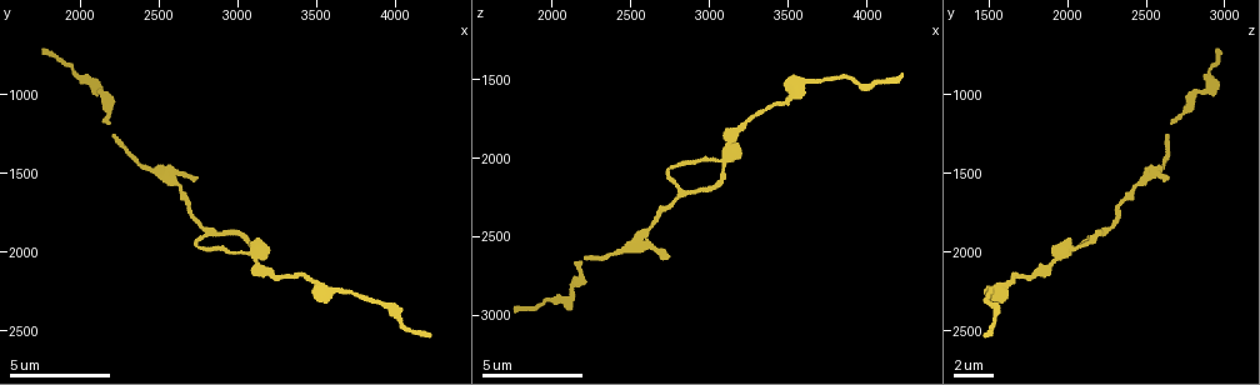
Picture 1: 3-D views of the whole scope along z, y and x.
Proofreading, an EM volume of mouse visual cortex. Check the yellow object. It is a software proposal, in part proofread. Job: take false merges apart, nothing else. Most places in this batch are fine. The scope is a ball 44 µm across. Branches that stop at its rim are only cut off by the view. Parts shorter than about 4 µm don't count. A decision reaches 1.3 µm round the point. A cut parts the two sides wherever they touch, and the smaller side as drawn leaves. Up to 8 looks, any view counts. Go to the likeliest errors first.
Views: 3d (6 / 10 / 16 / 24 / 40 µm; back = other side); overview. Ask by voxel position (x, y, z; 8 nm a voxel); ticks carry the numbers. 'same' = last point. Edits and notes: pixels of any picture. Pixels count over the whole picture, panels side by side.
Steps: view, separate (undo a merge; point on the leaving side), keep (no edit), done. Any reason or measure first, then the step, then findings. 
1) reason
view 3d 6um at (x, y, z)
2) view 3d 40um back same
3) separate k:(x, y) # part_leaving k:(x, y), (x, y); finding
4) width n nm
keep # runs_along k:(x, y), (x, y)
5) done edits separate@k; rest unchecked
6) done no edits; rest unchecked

three-way junction
view 3d 10um at (2800, 1860, 2240)

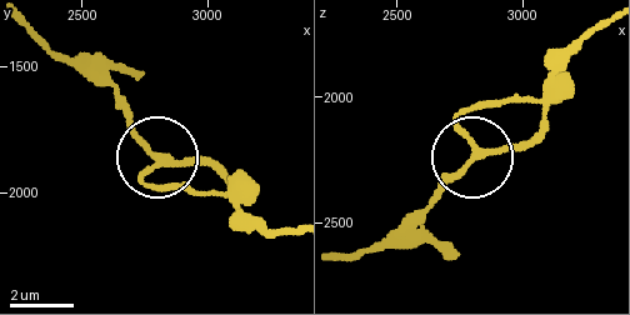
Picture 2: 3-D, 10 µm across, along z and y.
keep # runs_along 2:(491, 151), (469, 160), (431, 198); continuous, no second neuron

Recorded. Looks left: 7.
thick turns thin
view 3d 10um at (3700, 2240, 1500)

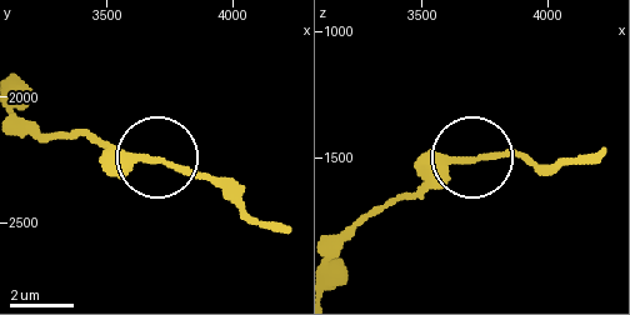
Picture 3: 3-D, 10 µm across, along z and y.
keep # one neuron here

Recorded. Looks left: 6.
thick turns thin
view 3d 10um at (2420, 1460, 2600)

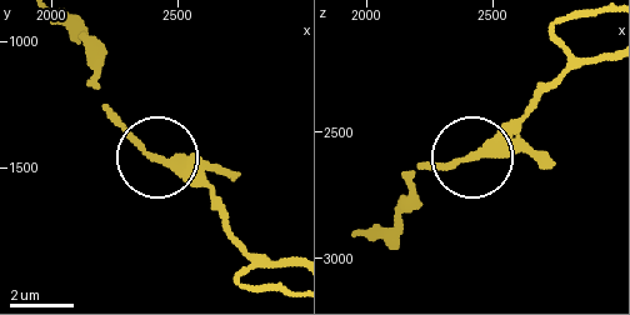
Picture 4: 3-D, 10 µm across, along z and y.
keep # runs_along 4:(586, 60), (565, 69), (471, 155), (406, 174); all the same neuron

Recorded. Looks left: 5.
thick turns thin
view 3d 10um at (3180, 2120, 1820)

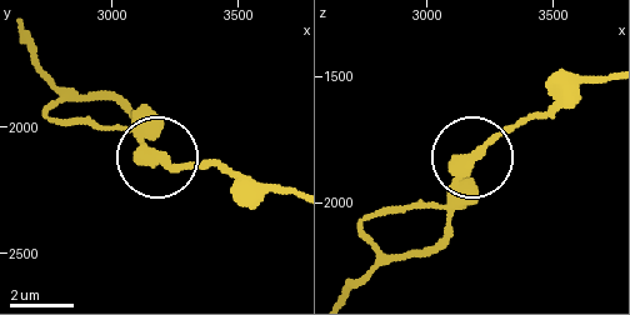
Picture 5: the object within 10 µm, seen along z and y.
keep # runs_along 5:(85, 98), (123, 105), (155, 151), (218, 163); all the same neuron

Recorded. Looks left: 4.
done no edits; rest unchecked

